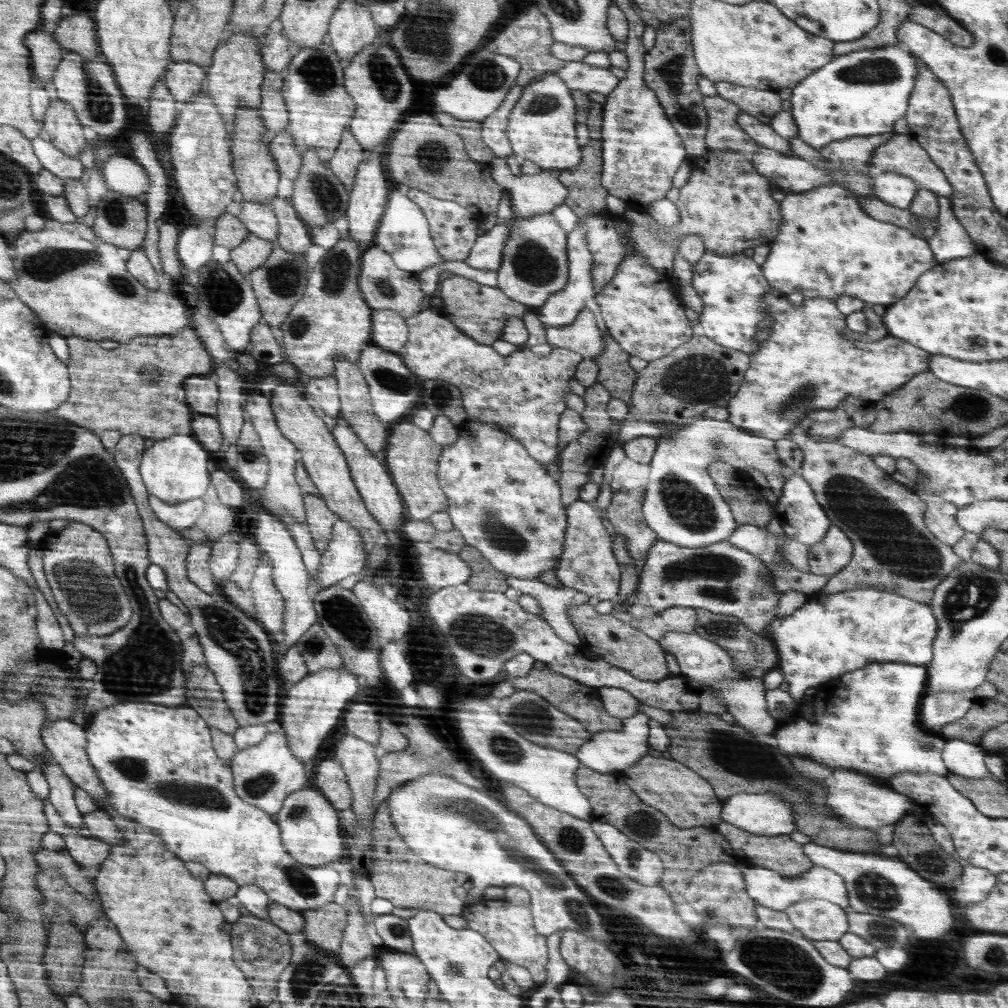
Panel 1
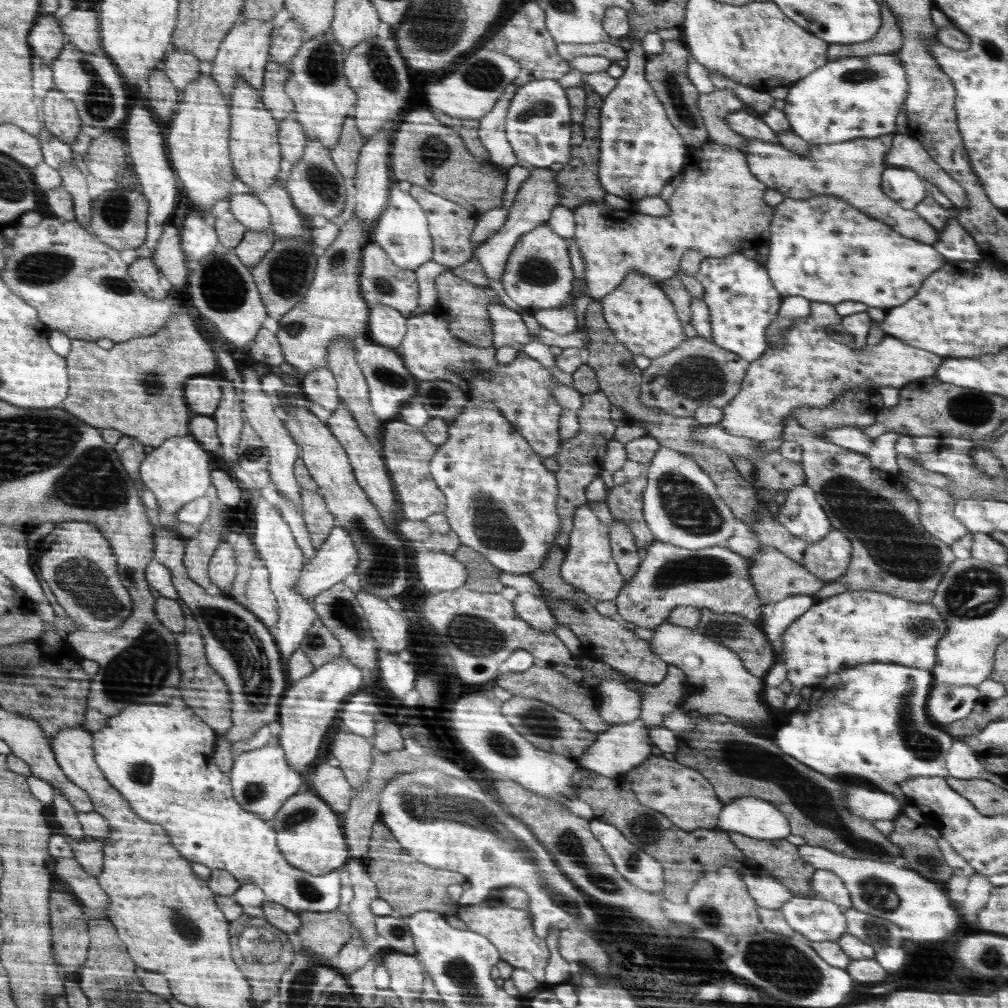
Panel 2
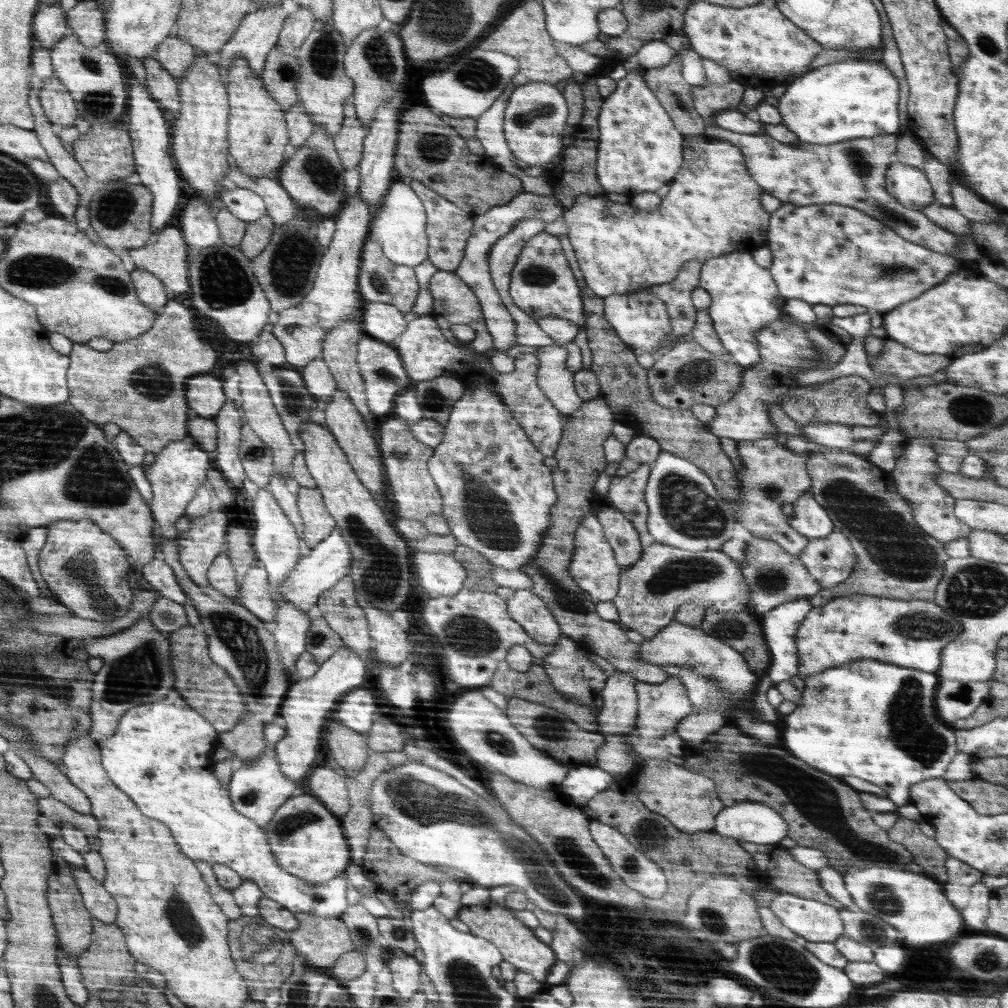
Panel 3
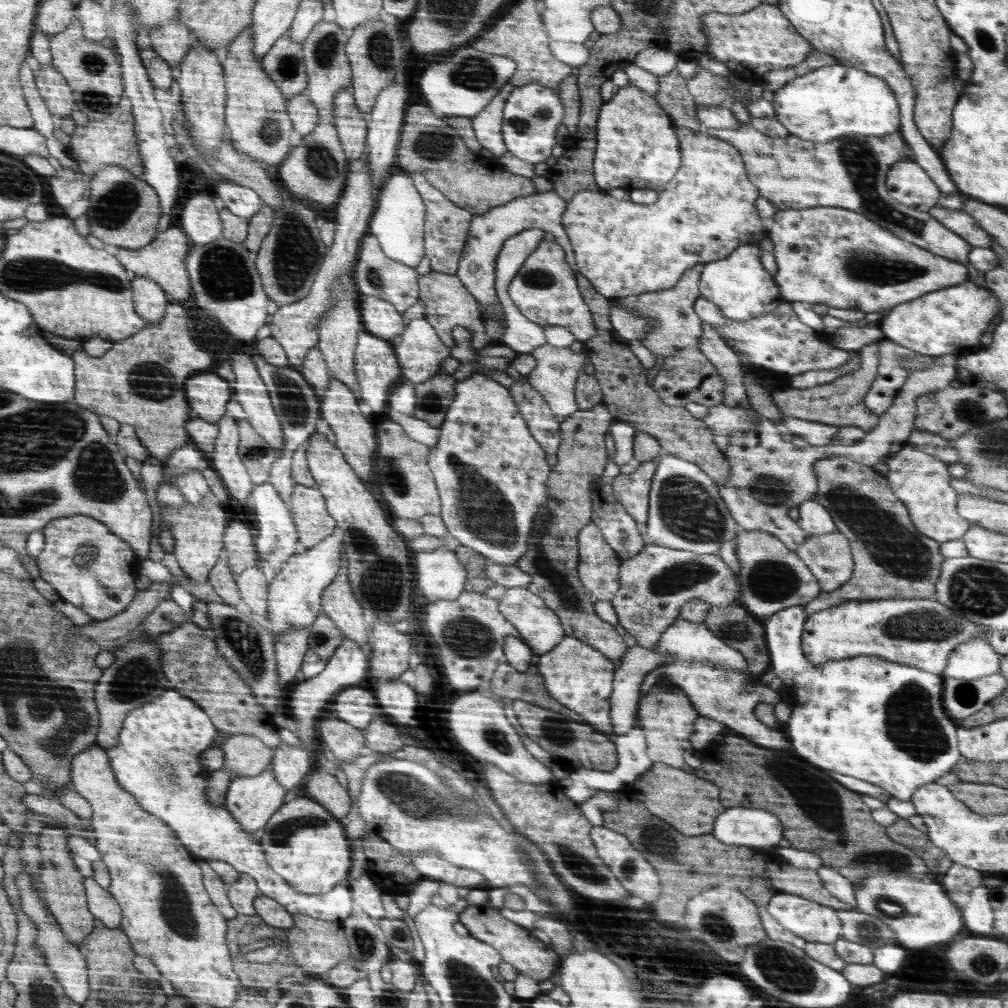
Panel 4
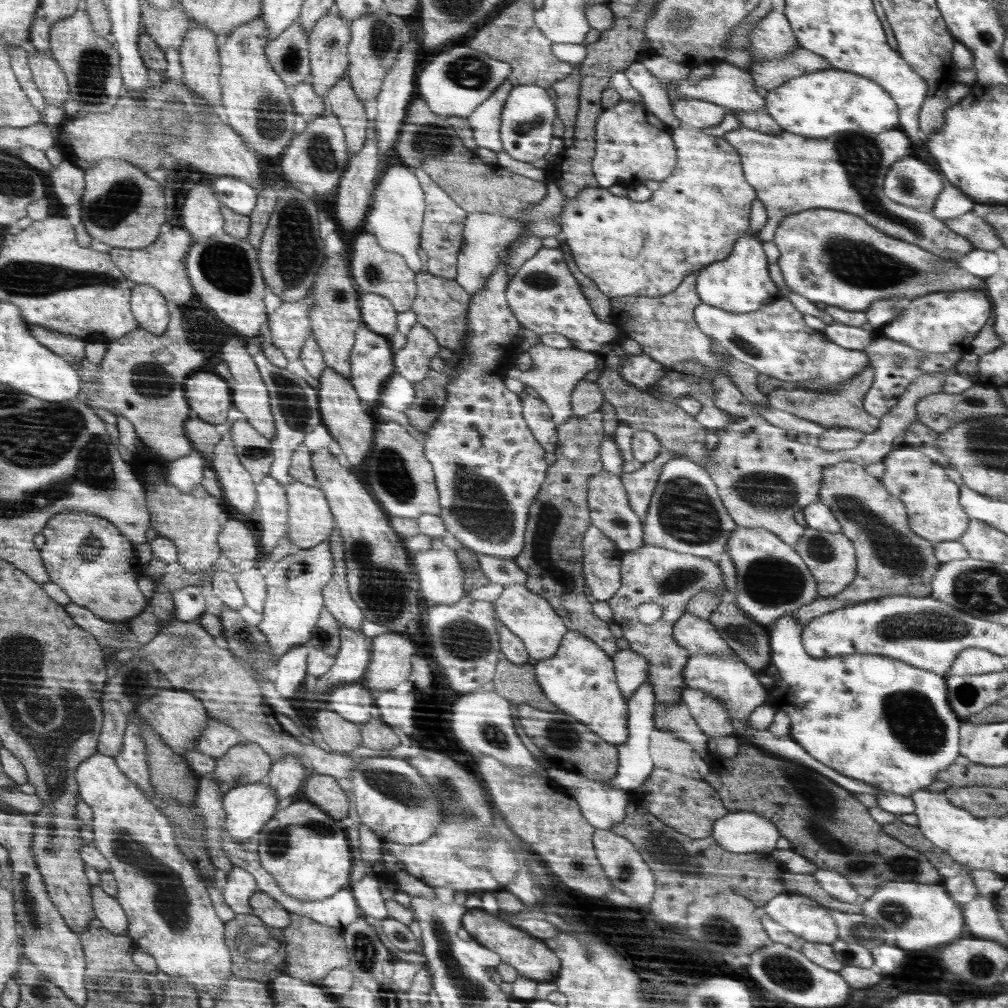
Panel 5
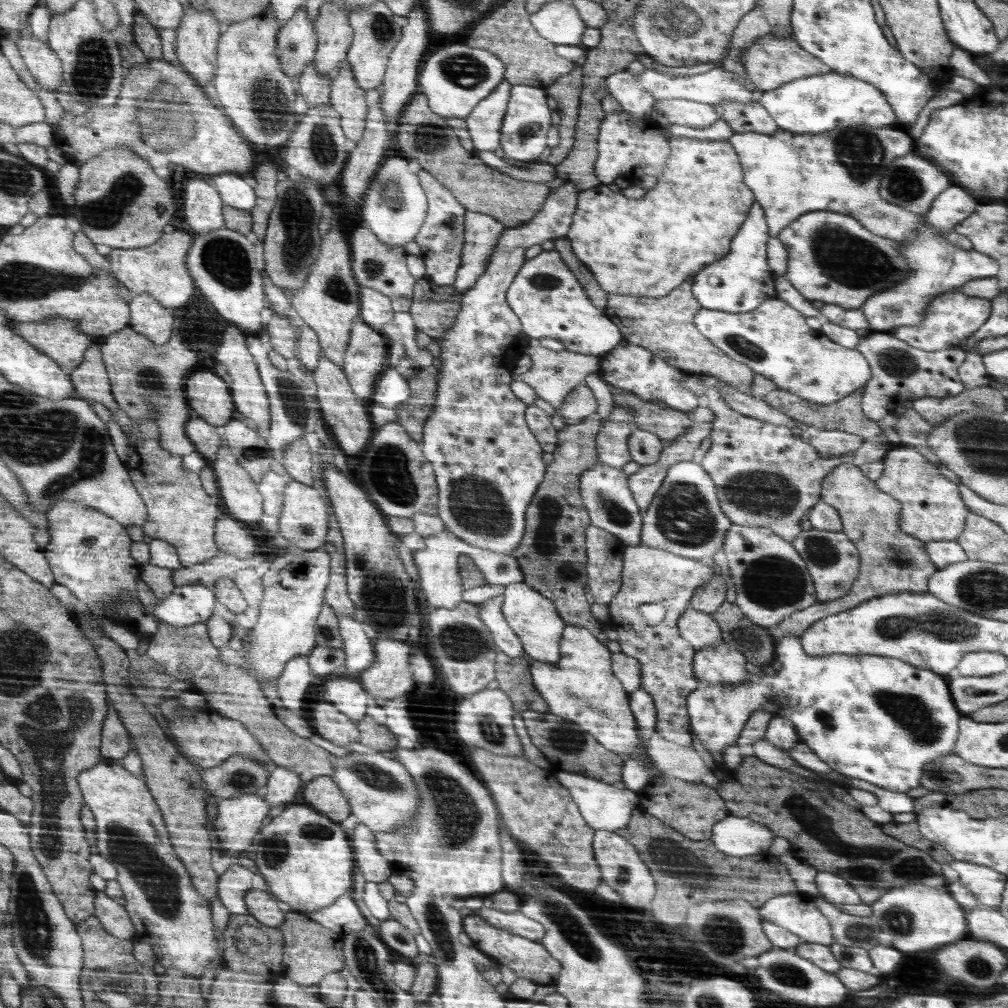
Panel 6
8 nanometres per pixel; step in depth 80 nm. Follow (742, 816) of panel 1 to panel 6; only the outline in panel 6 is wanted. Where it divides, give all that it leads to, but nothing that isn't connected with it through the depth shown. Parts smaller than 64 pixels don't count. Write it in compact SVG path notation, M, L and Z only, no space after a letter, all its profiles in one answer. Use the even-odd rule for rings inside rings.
M729 814L713 826L711 839L720 852L741 857L768 851L774 837L767 826Z

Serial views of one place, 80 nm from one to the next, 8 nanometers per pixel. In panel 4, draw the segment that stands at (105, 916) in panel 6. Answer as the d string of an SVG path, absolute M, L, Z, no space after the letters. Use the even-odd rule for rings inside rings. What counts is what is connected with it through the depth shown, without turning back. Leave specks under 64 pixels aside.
M85 878L85 886L89 900L89 911L96 916L96 920L100 920L111 929L120 927L123 917L116 900L107 890L101 888L93 878Z

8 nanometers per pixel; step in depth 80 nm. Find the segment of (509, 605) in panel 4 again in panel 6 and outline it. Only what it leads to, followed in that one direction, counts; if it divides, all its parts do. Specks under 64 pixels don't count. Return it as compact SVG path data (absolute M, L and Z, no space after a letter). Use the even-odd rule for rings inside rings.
M524 582L505 585L503 595L504 617L524 644L526 657L550 664L559 661L561 659L560 642L561 637L564 636L566 624L552 599L546 598L536 588Z

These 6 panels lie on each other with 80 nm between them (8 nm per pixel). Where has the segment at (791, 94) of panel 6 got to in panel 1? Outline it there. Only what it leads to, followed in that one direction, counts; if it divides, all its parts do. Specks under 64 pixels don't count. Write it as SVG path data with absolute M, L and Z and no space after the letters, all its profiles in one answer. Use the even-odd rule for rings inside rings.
M902 46L886 48L864 48L834 57L833 60L818 68L793 88L791 115L796 121L799 137L812 148L820 150L823 146L843 138L870 136L893 132L896 120L907 113L910 95L917 80L917 65L914 56Z

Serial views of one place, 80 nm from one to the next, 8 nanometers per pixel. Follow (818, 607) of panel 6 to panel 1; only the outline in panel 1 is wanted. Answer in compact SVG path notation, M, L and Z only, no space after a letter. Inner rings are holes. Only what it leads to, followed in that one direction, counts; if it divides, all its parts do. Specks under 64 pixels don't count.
M800 426L796 427L787 439L796 442L802 449L803 465L799 472L812 487L818 504L822 505L831 524L840 527L853 545L850 562L829 577L826 586L820 592L829 595L872 587L878 590L894 591L916 602L930 604L935 588L964 560L954 552L951 546L938 541L928 531L924 522L926 503L911 489L896 482L892 475L878 468L873 458L866 454L829 439L816 440L806 431L802 431Z

